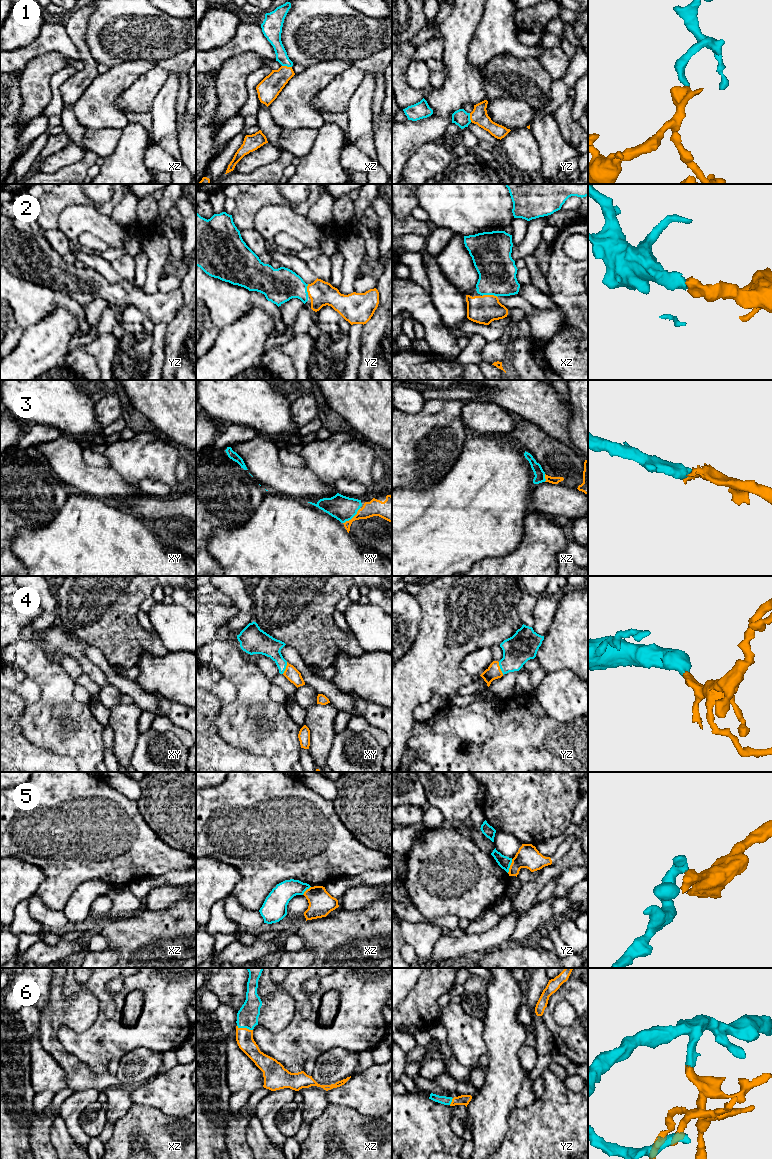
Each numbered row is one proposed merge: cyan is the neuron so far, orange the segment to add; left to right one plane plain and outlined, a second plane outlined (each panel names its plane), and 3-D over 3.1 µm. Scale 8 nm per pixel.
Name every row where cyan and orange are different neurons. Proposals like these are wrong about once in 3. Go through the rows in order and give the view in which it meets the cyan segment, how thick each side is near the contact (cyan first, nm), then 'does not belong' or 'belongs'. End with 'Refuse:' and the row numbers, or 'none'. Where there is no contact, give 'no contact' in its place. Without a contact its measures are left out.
1: meets cyan in xz; 100 nm thick on the cyan side, 180 nm on the other; belongs
2: meets cyan in xz; 300 nm thick on the cyan side, 220 nm on the other; belongs
3: meets cyan in xy; 200 nm thick on the cyan side, 130 nm on the other; belongs
4: meets cyan in yz; 240 nm thick on the cyan side, 120 nm on the other; belongs
5: meets cyan in yz; 100 nm thick on the cyan side, 180 nm on the other; does not belong
6: meets cyan in xz; 180 nm thick on the cyan side, 140 nm on the other; belongs
Refuse: 5

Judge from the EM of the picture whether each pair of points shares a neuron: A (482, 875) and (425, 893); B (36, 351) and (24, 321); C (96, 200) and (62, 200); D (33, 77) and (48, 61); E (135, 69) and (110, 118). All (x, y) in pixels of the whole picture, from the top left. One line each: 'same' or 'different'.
A: same
B: different
C: different
D: same
E: same

